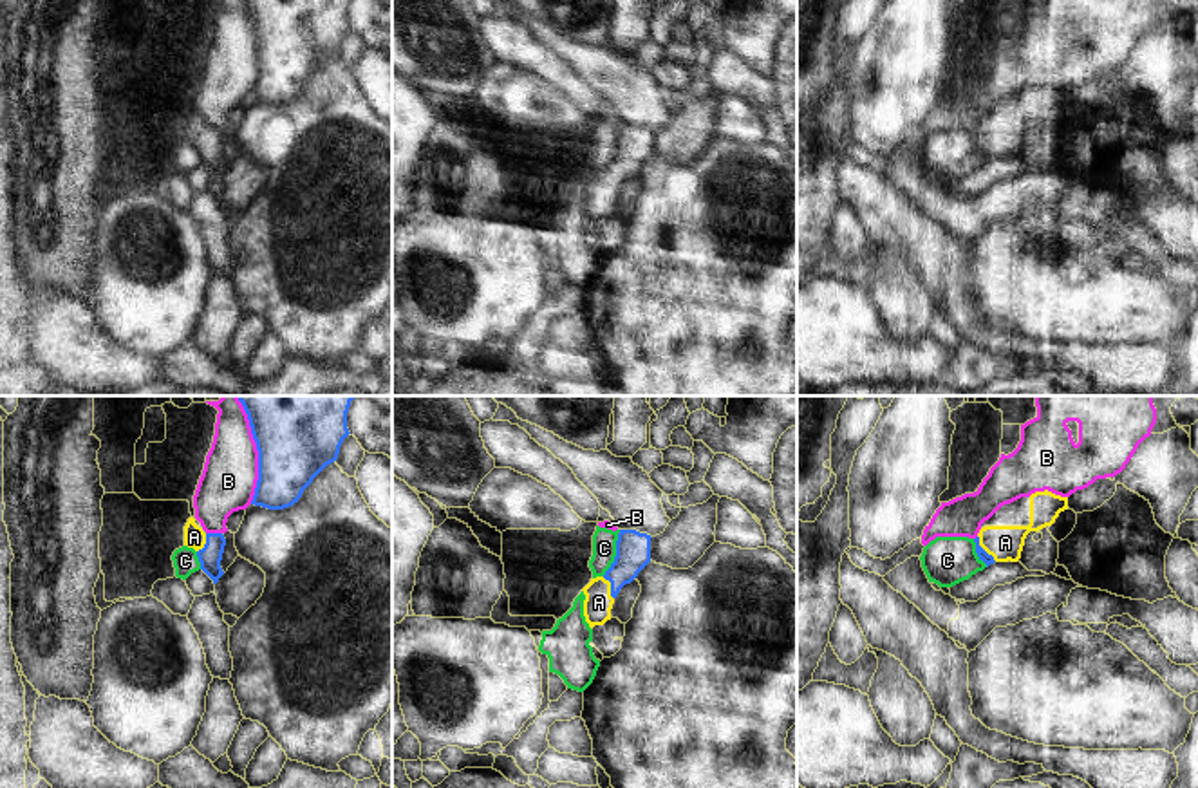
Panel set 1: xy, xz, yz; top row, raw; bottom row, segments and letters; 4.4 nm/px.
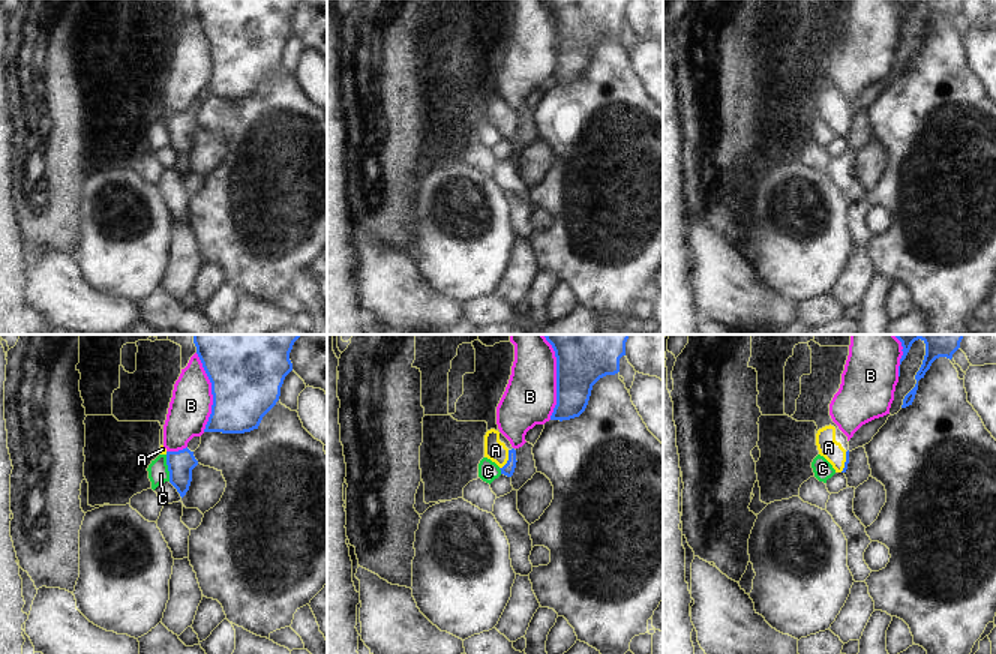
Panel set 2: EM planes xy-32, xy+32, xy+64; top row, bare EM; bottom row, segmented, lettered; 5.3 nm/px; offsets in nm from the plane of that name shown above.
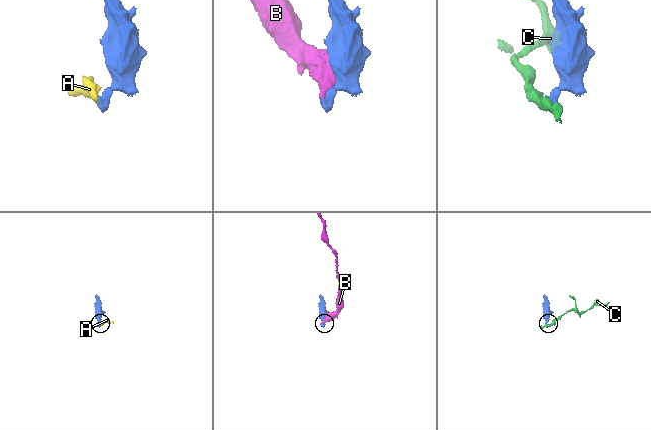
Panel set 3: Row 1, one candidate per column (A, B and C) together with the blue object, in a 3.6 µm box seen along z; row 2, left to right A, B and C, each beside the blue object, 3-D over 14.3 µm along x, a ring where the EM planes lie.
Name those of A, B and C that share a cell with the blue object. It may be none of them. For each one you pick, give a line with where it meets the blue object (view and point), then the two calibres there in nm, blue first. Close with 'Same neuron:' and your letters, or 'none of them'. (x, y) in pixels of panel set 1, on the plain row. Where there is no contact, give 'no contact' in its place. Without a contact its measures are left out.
A: meets blue in yz at (982, 143); 50 nm thick on the blue side, 160 nm on the other
Same neuron: A

